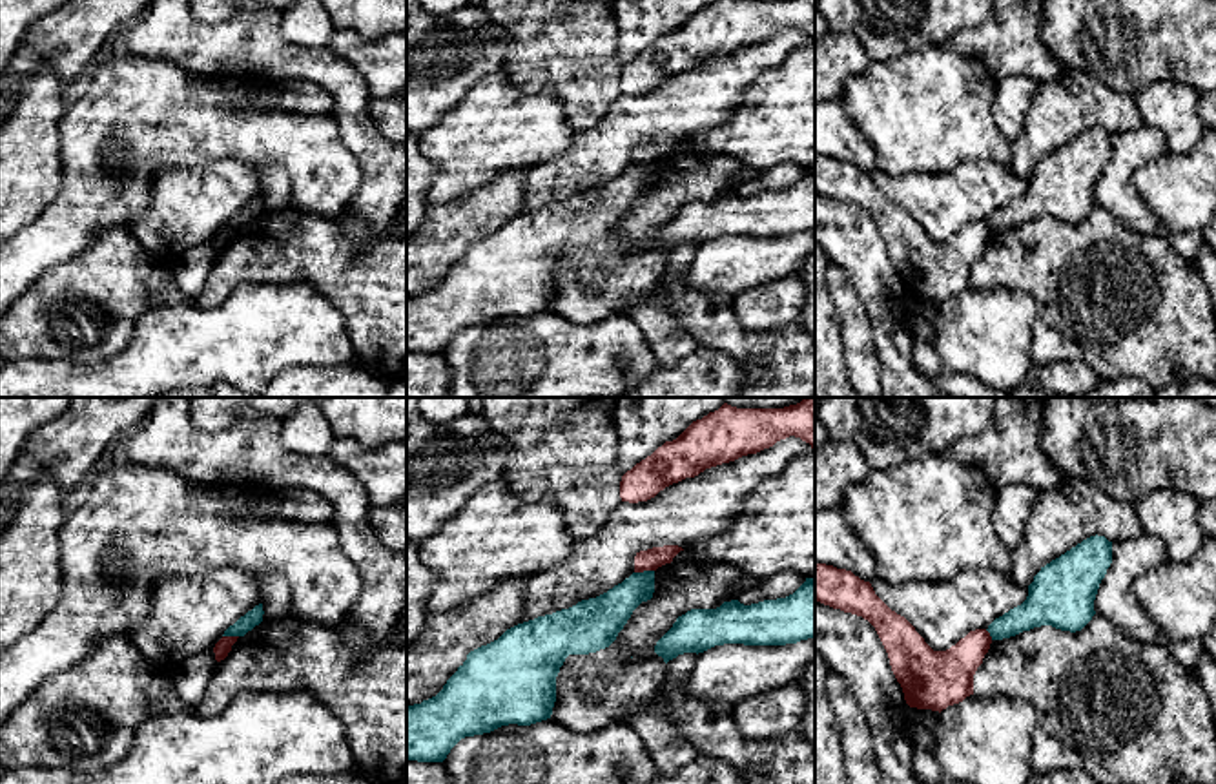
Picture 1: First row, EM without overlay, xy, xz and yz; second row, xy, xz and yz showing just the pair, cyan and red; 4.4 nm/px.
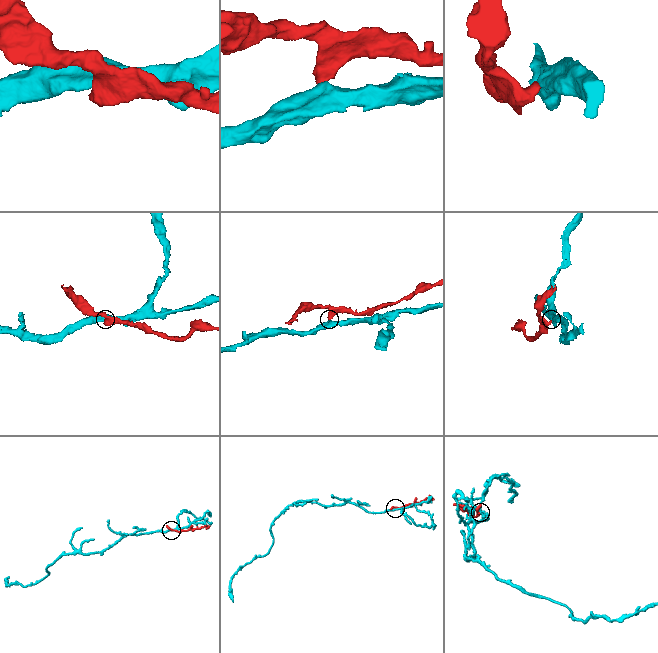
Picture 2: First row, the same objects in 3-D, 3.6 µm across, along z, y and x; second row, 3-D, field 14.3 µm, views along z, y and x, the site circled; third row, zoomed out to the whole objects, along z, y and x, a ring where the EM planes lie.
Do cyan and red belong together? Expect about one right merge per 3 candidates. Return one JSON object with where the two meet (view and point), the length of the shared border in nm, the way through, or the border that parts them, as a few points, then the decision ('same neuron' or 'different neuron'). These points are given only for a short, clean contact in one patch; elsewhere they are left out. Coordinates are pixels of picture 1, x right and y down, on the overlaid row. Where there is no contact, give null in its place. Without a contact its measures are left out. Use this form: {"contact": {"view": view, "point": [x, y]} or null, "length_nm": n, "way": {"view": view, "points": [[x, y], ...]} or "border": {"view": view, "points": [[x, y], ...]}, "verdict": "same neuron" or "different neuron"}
{"contact": {"view": "xz", "point": [644, 571]}, "length_nm": 90, "border": {"view": "xz", "points": [[653, 569], [635, 573]]}, "verdict": "different neuron"}

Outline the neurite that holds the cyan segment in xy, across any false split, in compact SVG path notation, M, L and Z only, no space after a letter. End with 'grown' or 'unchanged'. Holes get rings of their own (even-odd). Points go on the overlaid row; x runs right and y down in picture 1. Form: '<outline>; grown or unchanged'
M259 603L244 616L241 616L233 625L230 625L222 636L244 636L248 631L263 622L263 614L263 603Z; unchanged

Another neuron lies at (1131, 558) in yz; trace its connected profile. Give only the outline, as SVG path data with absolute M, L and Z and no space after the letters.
M1143 532L1112 542L1112 563L1094 600L1096 614L1139 642L1158 644L1158 631L1134 594L1134 580L1165 563L1165 545L1156 536Z

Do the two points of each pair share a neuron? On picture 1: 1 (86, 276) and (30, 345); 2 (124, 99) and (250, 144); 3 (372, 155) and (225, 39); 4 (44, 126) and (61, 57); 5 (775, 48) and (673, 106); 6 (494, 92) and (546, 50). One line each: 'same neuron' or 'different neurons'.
1: same neuron
2: same neuron
3: same neuron
4: different neurons
5: same neuron
6: different neurons

